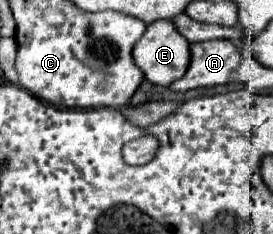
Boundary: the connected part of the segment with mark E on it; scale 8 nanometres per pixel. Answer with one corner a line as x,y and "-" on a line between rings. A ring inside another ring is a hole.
159,20
147,26
143,38
135,44
133,58
135,64
145,72
145,78
149,82
157,86
169,86
173,80
179,80
187,72
191,62
191,50
189,50
189,42
185,40
185,36
177,32
171,20

